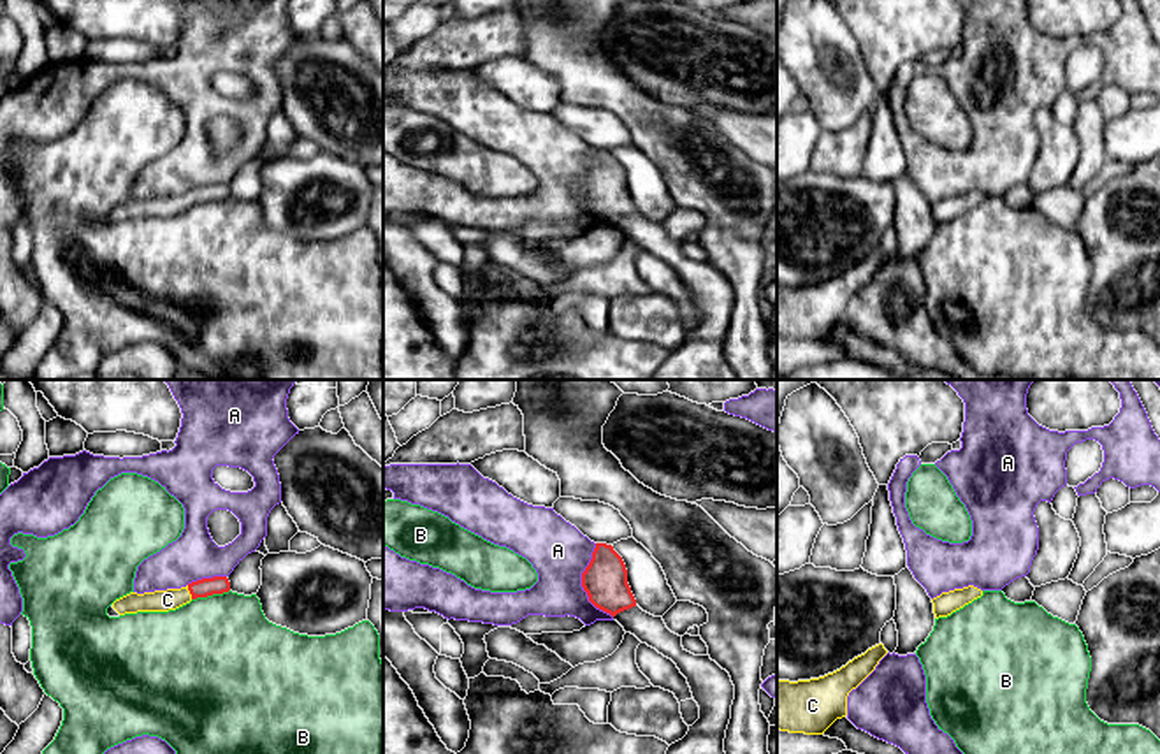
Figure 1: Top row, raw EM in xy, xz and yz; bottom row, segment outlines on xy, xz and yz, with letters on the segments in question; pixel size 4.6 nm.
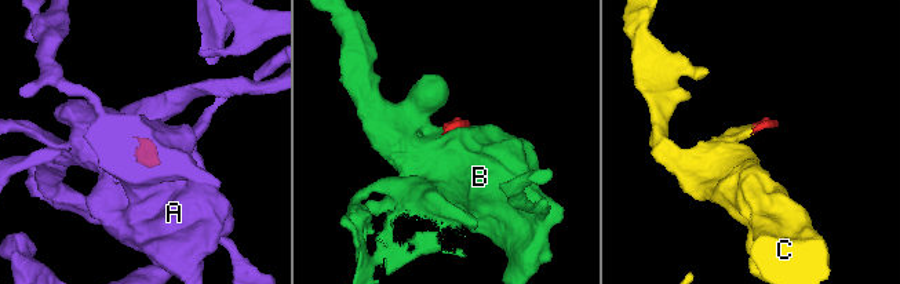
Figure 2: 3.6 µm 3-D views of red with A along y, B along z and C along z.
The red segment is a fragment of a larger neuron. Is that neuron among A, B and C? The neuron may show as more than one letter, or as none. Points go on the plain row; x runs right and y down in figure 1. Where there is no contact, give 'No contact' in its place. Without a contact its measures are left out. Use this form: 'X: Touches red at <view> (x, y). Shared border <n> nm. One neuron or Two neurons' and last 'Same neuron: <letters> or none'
A: Touches red at xz (582, 190). Shared border 360 nm. Two neurons
B: Touches red at xy (210, 201). Shared border 180 nm. Two neurons
C: Touches red at xy (190, 199). Shared border 70 nm. One neuron
Same neuron: C

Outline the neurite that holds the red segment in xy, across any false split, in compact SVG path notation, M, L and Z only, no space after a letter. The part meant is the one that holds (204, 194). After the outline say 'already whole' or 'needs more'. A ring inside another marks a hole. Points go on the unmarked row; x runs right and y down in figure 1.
M213 183L192 188L181 195L155 197L144 200L130 199L116 206L112 214L120 221L137 218L169 218L190 209L192 206L223 200L228 197L230 188L227 183Z; needs more

